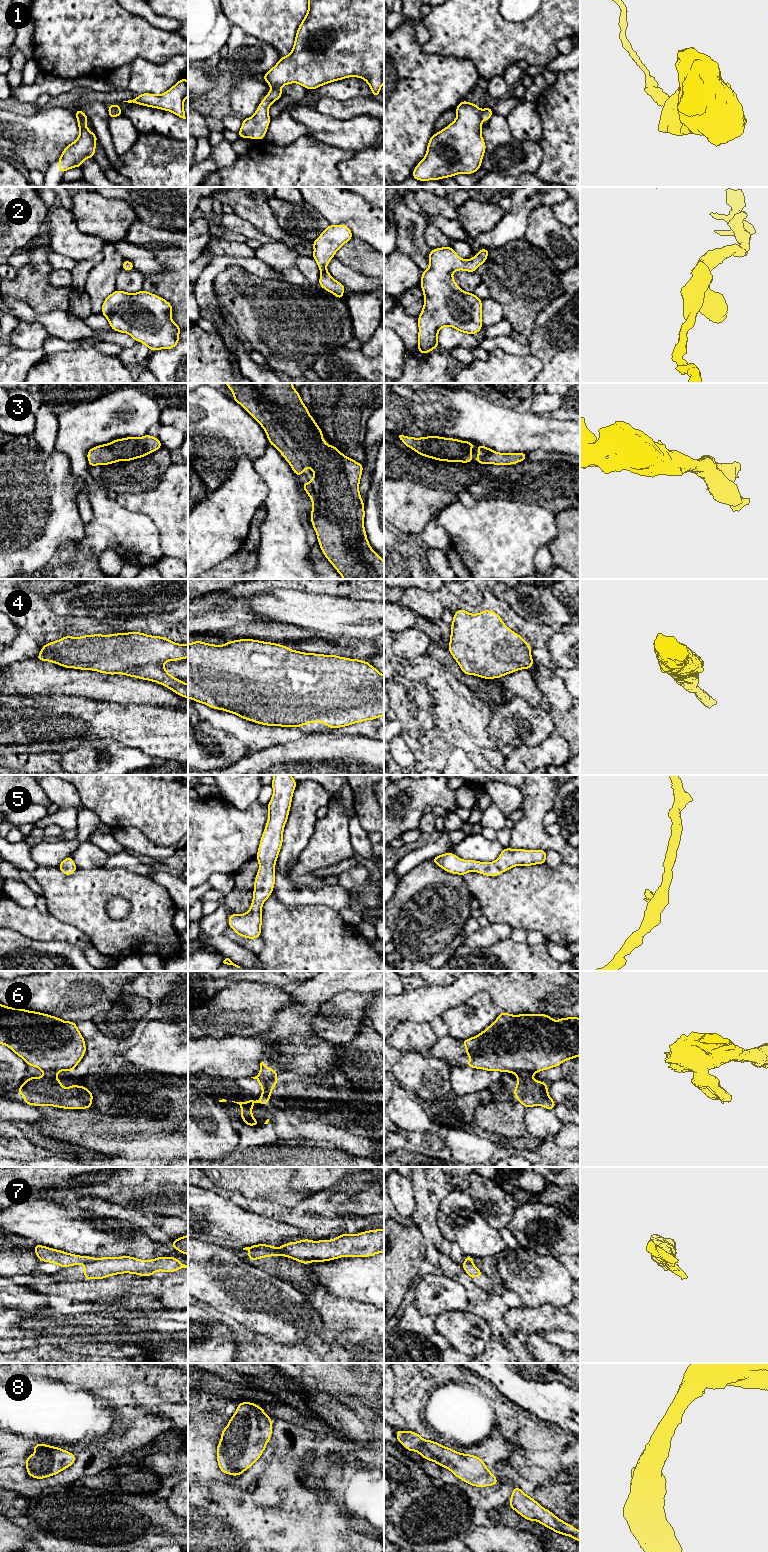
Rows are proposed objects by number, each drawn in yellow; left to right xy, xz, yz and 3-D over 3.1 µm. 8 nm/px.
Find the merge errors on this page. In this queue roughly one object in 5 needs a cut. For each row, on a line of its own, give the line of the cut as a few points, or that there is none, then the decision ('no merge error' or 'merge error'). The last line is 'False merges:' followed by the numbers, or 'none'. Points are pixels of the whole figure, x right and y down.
1: yz (480, 110), (480, 117), (482, 119) | merge error
2: no cut | no merge error
3: no cut | no merge error
4: no cut | no merge error
5: no cut | no merge error
6: yz (517, 1074), (526, 1074), (531, 1077) | merge error
7: xy (95, 1259), (83, 1263) | merge error
8: no cut | no merge error
False merges: 1, 6, 7

